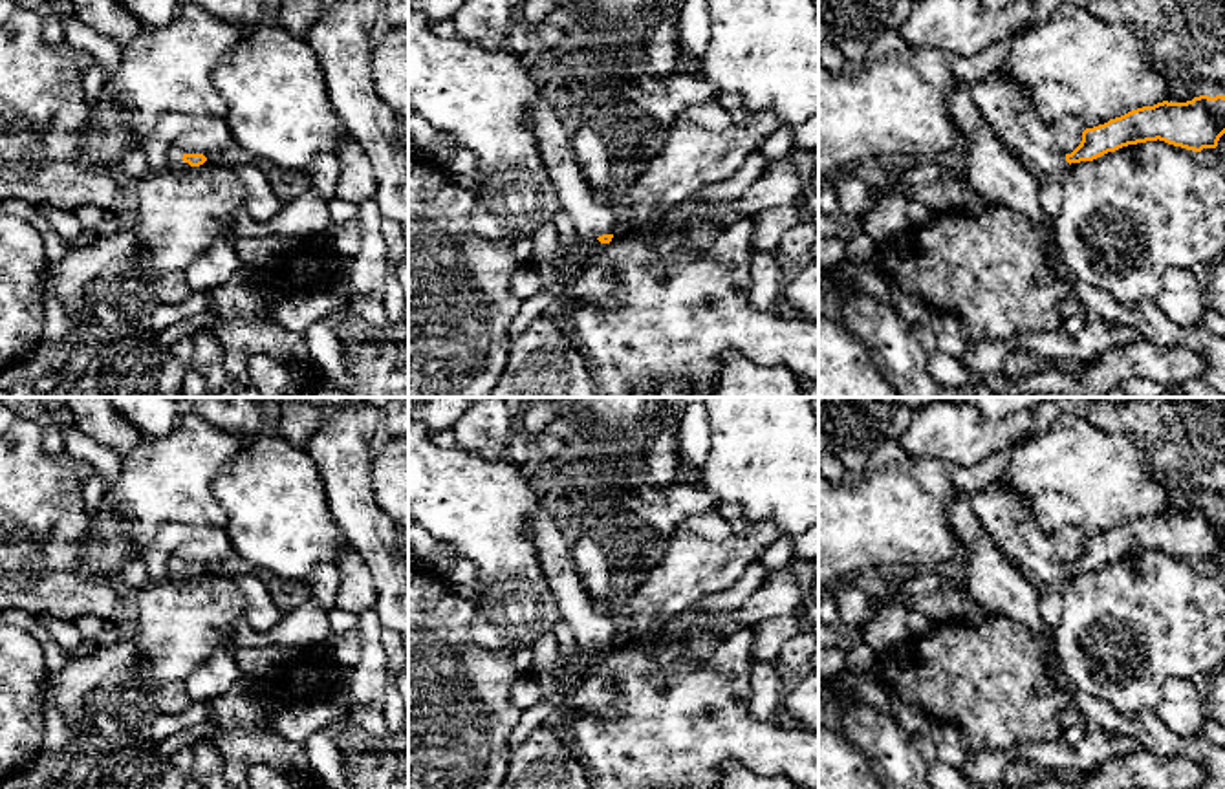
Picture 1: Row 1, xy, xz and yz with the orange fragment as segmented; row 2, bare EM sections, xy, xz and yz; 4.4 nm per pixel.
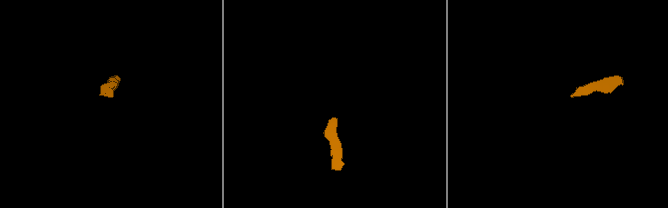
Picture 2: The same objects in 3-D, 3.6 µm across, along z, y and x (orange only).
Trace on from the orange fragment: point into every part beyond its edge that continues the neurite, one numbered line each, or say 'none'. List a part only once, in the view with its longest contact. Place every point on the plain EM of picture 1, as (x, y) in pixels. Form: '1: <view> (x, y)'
1: xy (174, 564)

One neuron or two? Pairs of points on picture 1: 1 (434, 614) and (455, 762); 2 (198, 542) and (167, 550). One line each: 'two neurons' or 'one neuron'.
1: one neuron
2: one neuron

